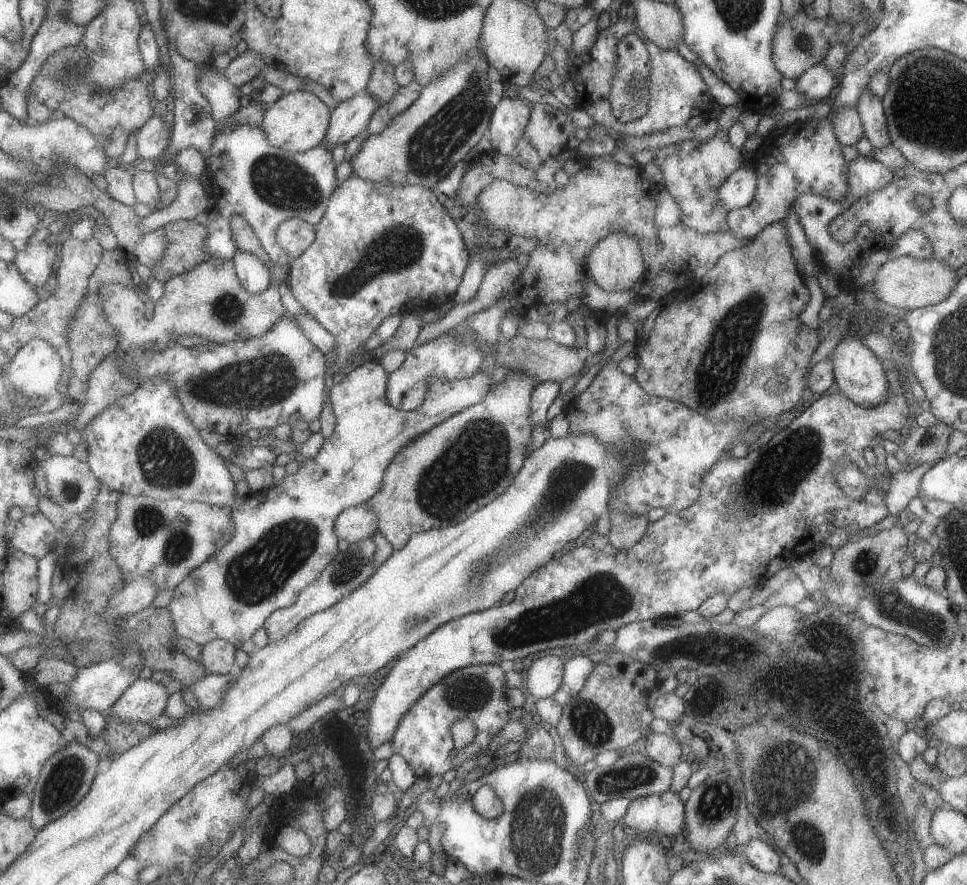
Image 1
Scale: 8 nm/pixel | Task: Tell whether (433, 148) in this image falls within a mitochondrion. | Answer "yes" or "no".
yes

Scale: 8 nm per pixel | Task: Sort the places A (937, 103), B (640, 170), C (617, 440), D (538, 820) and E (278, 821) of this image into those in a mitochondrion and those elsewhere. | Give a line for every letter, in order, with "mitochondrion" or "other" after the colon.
A: mitochondrion
B: other
C: other
D: mitochondrion
E: other

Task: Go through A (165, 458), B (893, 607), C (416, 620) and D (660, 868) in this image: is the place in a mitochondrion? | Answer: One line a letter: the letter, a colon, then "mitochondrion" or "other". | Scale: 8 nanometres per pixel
A: mitochondrion
B: mitochondrion
C: mitochondrion
D: other

